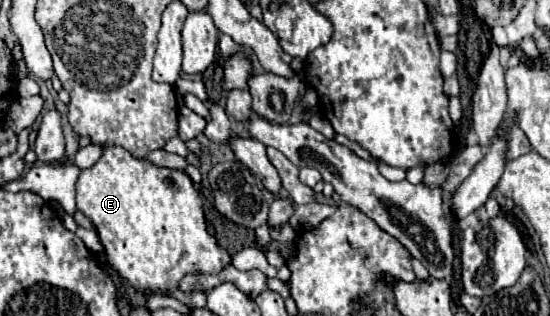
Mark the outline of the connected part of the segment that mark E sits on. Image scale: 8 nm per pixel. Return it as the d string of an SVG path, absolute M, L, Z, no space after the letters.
M110 145L104 149L98 163L90 169L84 169L78 177L76 203L78 209L94 223L112 269L144 295L168 295L178 289L184 275L216 275L230 265L230 253L222 249L206 229L202 199L194 189L192 179L184 171L154 167L144 159L132 157L124 147Z

